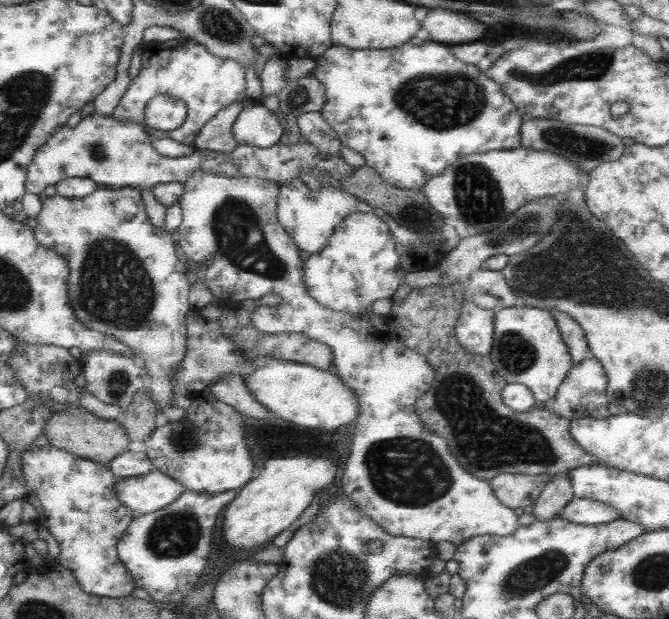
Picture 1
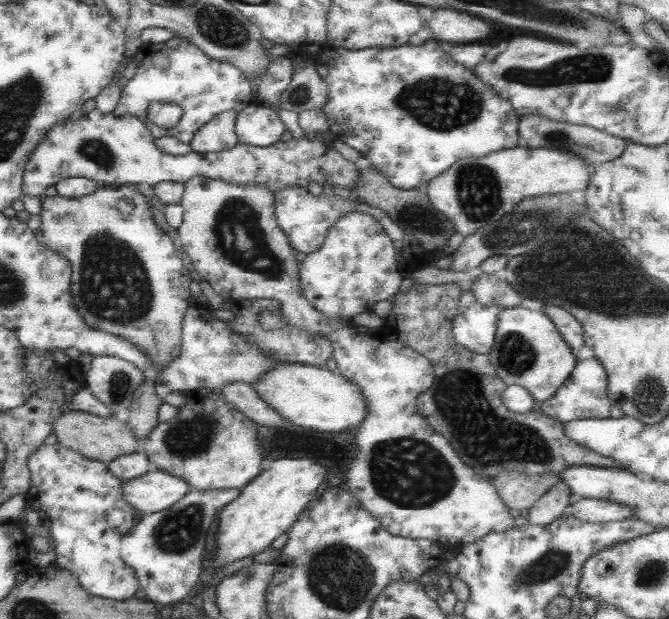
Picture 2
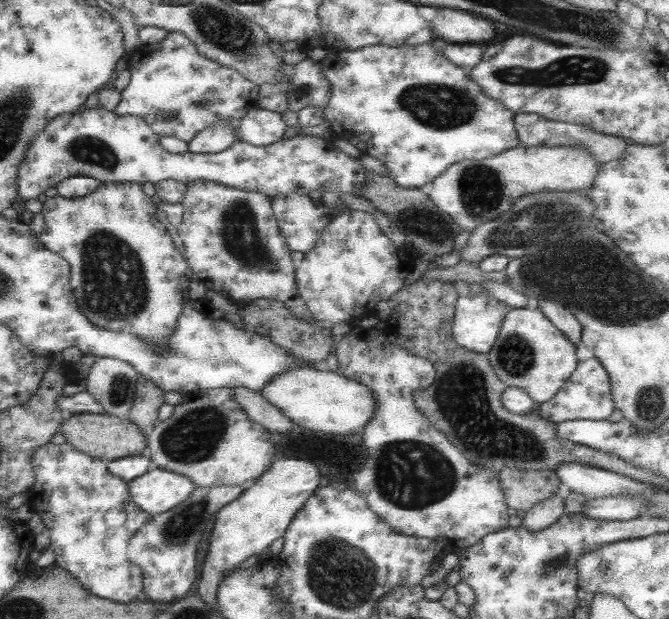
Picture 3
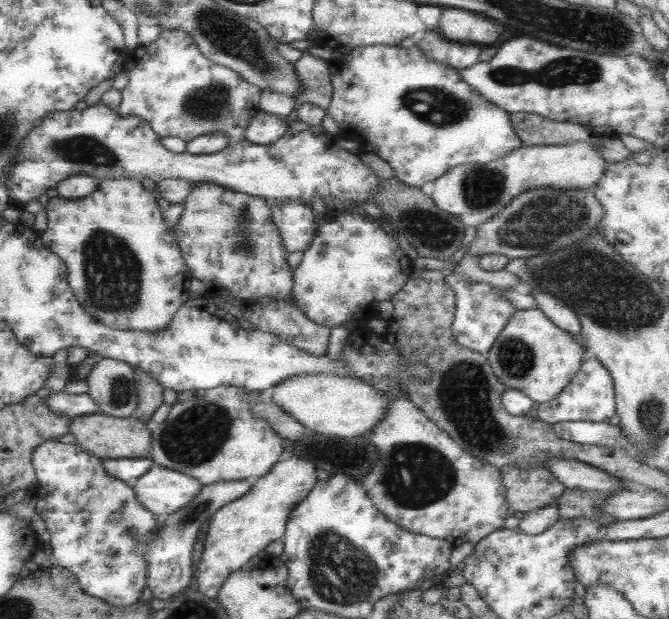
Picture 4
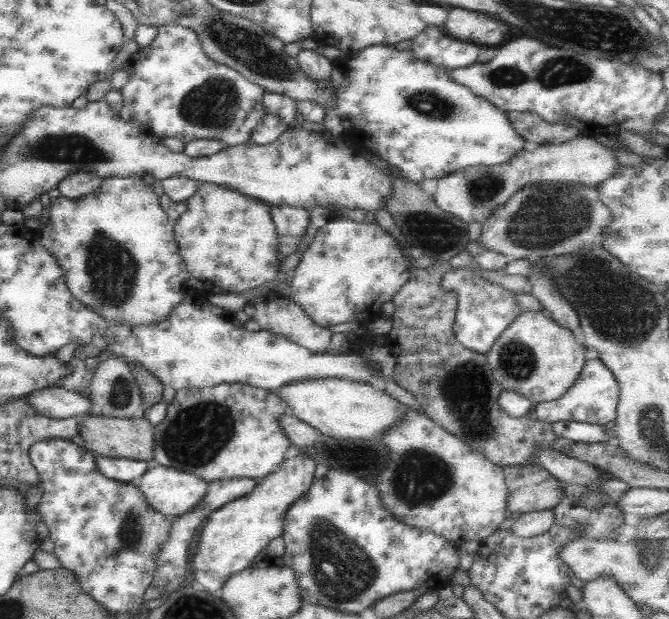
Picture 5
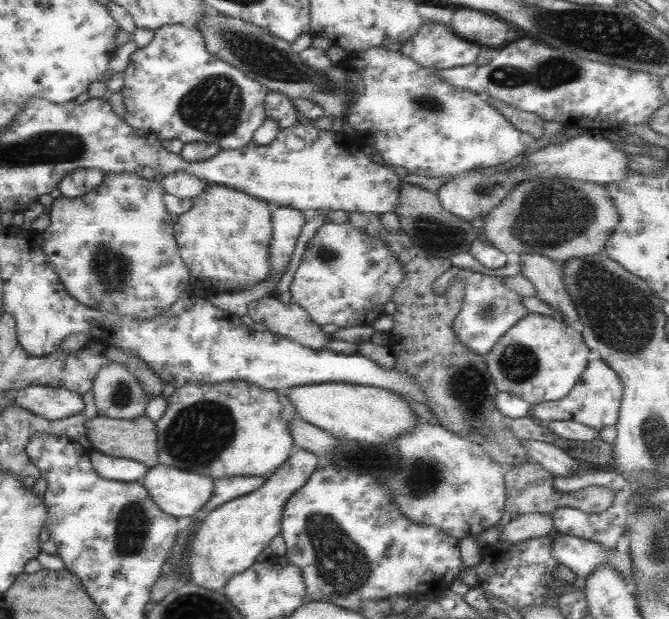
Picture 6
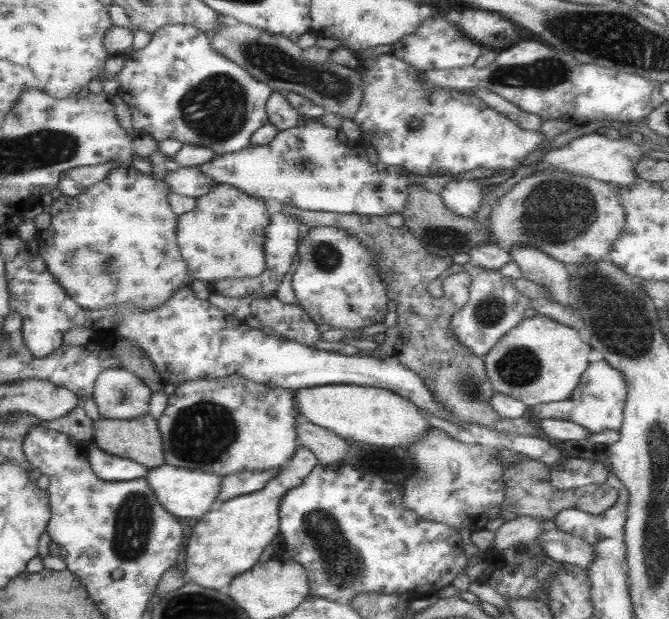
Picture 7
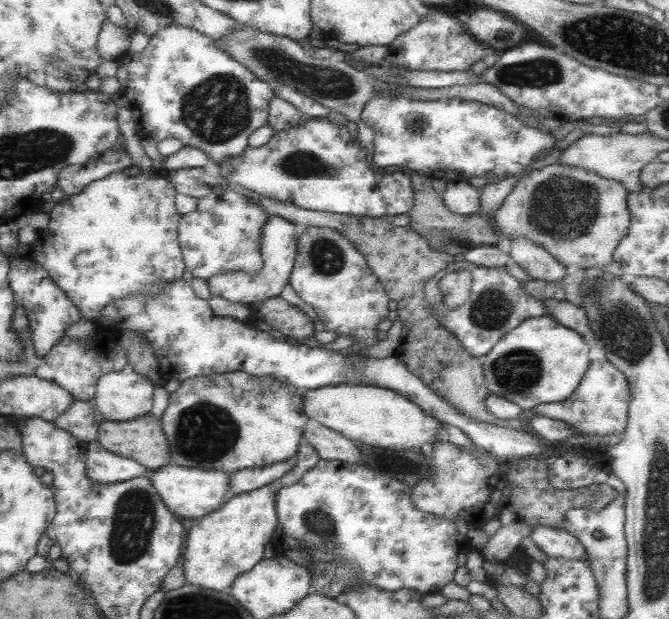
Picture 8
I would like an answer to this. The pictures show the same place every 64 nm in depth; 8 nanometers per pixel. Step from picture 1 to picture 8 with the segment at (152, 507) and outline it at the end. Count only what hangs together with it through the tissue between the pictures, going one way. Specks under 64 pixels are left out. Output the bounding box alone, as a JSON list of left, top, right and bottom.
[147,462,229,523]

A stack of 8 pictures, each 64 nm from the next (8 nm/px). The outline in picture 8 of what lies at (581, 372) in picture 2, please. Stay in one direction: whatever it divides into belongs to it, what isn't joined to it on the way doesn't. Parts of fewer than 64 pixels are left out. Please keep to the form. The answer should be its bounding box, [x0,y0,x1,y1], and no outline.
[531,359,629,436]

